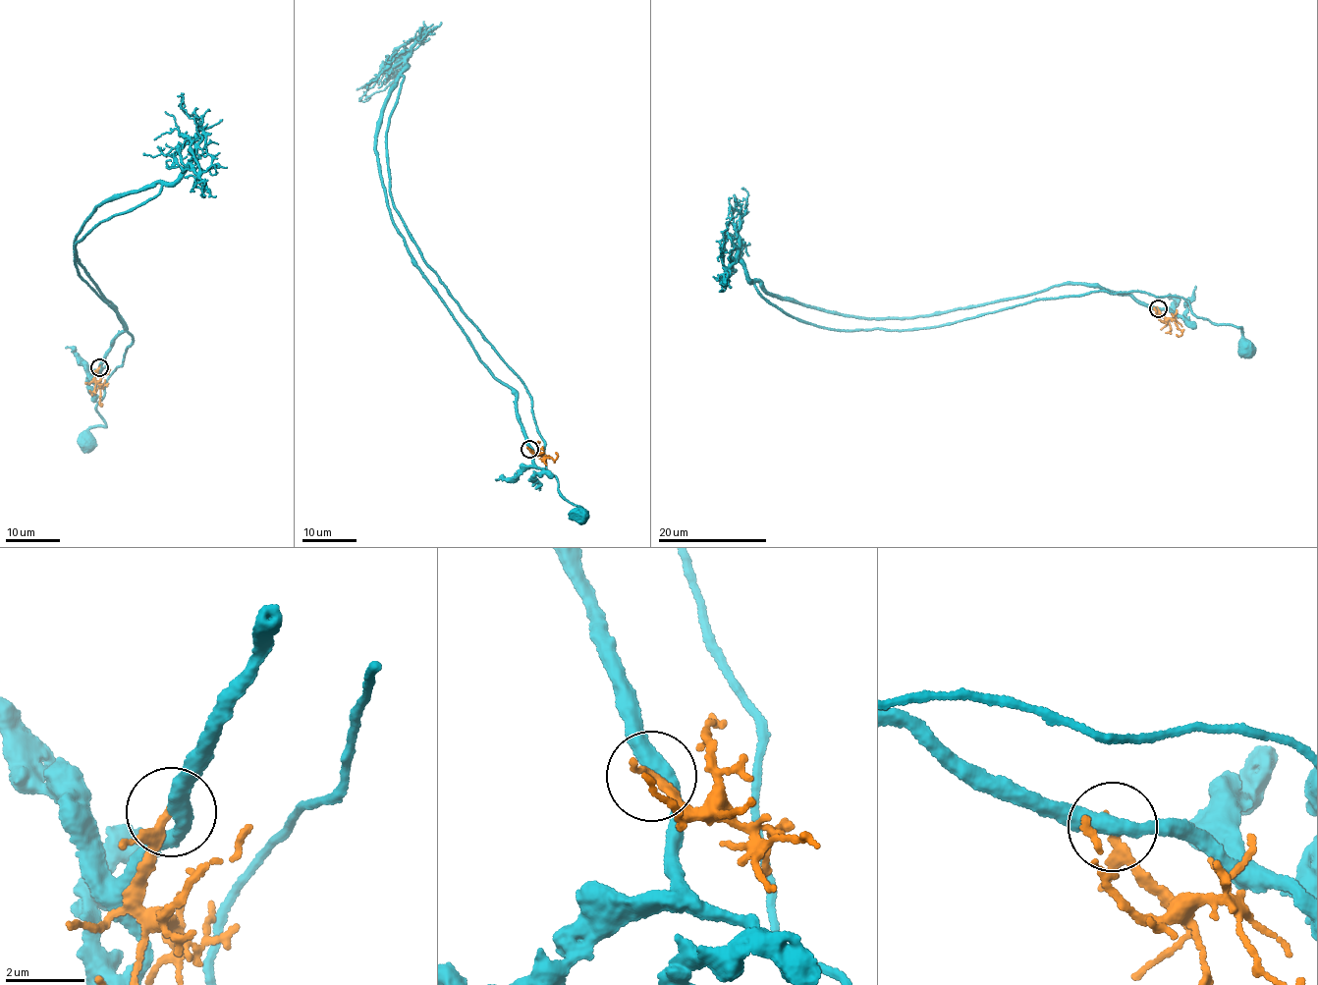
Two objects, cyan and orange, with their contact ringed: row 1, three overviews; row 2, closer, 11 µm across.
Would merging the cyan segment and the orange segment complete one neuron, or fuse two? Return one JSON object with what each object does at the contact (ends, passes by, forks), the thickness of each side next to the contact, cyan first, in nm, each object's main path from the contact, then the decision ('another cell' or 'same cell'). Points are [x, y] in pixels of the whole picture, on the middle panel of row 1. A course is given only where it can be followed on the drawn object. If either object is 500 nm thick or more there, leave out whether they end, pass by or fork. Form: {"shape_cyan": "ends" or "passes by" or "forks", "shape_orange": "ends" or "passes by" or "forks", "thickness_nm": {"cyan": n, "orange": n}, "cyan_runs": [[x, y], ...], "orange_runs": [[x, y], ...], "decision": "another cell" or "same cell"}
{"shape_cyan": "passes by", "shape_orange": "passes by", "thickness_nm": {"cyan": 400, "orange": 170}, "cyan_runs": [[529, 448], [517, 394], [389, 208], [376, 124], [400, 75], [389, 192], [519, 376], [546, 472], [586, 517]], "orange_runs": [[529, 450], [555, 460], [556, 452]], "decision": "another cell"}

